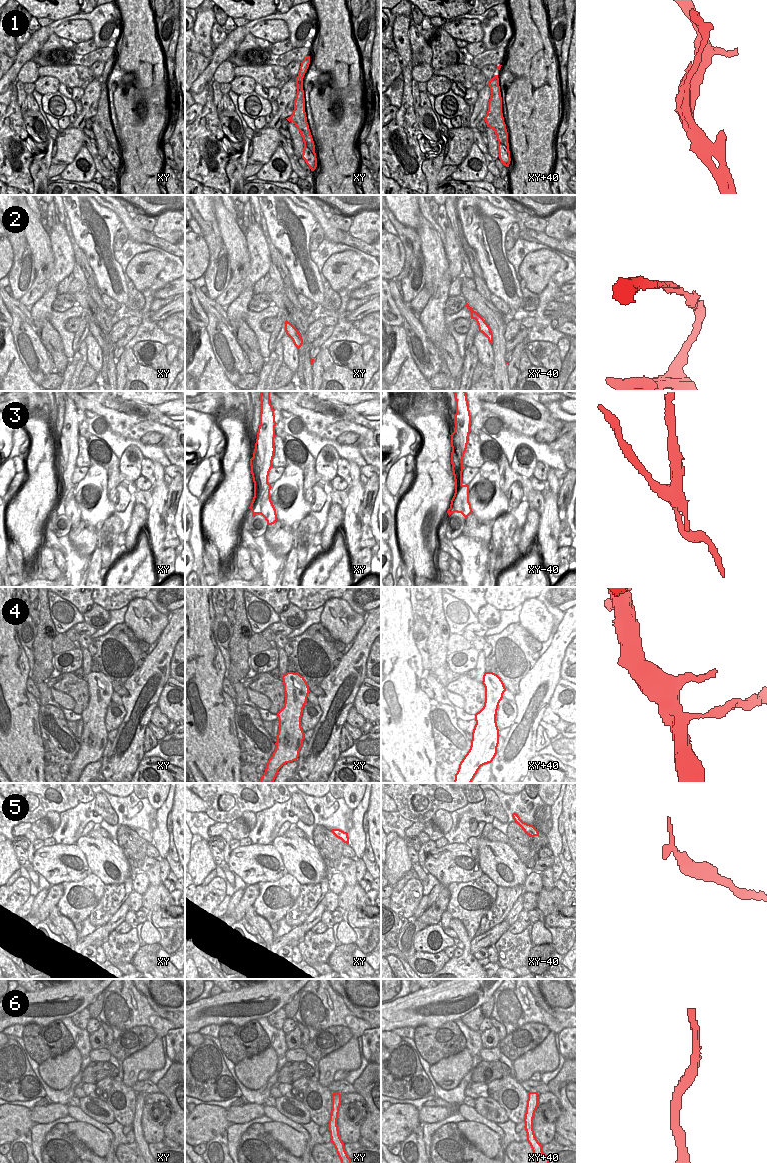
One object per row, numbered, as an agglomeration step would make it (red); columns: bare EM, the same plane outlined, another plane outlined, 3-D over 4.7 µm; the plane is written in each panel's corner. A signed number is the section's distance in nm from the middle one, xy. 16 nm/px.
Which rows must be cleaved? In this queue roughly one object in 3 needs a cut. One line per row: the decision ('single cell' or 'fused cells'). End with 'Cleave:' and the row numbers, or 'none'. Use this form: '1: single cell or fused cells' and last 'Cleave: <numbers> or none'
1: fused cells
2: single cell
3: fused cells
4: single cell
5: single cell
6: single cell
Cleave: 1, 3

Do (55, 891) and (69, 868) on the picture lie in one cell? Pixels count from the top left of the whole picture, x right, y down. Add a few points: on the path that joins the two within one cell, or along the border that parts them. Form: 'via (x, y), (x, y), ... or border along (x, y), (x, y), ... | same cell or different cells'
border along (61, 882), (51, 885) | different cells

